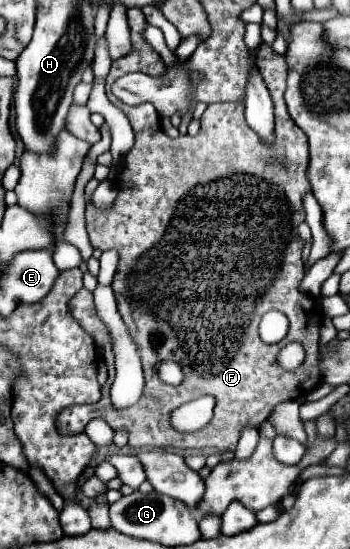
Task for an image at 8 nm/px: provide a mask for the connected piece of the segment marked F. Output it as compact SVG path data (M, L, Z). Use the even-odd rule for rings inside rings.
M261 44L259 46L259 52L255 54L255 64L257 68L261 68L261 76L271 92L271 98L273 98L273 104L275 104L275 132L277 132L277 140L274 140L272 147L263 146L261 140L257 138L257 134L247 126L245 122L245 116L243 116L243 104L231 104L231 102L219 102L219 104L209 104L207 110L203 112L203 118L201 118L201 130L195 138L191 136L179 136L179 138L169 138L163 130L161 130L161 124L159 124L159 116L157 116L157 110L153 108L153 104L139 104L139 106L127 106L123 104L119 98L115 98L109 88L111 88L111 80L107 80L107 96L111 100L111 104L115 104L117 108L121 108L125 112L125 116L129 118L131 126L133 126L133 132L135 132L135 144L133 148L127 152L127 156L123 158L123 172L119 174L119 178L115 180L115 186L119 190L119 196L115 200L115 204L101 212L93 206L87 206L87 212L85 212L85 218L87 218L87 232L89 232L89 240L91 240L91 246L93 248L99 248L99 250L117 250L119 252L119 266L117 266L117 272L115 272L115 278L113 278L113 292L117 300L118 311L121 312L123 318L131 316L133 318L133 324L129 324L129 332L131 336L135 336L135 344L139 344L139 358L143 360L143 374L145 374L145 388L143 388L143 396L139 398L139 404L133 404L131 408L111 408L111 398L109 398L109 390L115 379L114 368L114 351L112 346L112 339L104 328L104 334L102 335L102 324L99 325L99 316L95 312L95 304L93 304L93 298L91 298L91 292L81 288L73 298L70 300L70 311L72 316L79 322L93 338L95 338L96 345L101 344L105 348L103 360L108 369L108 380L105 386L101 388L103 390L103 398L97 402L97 404L89 404L89 406L71 406L71 408L65 408L63 412L59 412L57 416L57 428L59 428L59 434L79 434L85 430L85 426L95 420L95 418L103 418L113 430L125 430L129 434L129 446L131 448L207 448L207 446L213 446L213 448L219 448L219 450L235 450L237 446L237 440L239 440L239 432L243 426L247 424L253 424L253 426L259 426L271 412L271 408L275 408L275 404L281 404L281 402L287 402L287 400L297 400L299 396L305 396L309 394L319 382L321 382L321 370L319 370L319 330L321 330L321 310L311 310L311 298L301 292L301 302L299 302L299 282L303 280L305 272L303 272L303 260L301 260L301 250L305 246L305 242L301 240L299 232L297 232L297 226L301 222L305 222L305 212L303 212L303 196L311 190L311 184L307 180L307 156L309 156L308 141L305 133L295 124L289 112L287 112L287 106L283 102L283 92L285 92L285 80L287 80L287 64L285 64L285 56L281 54L275 54L273 48L269 44ZM271 310L279 310L283 312L287 318L289 318L289 332L287 336L277 342L277 344L265 344L261 342L259 338L259 320L265 312L271 312ZM291 342L299 342L305 350L305 360L303 360L303 368L295 368L295 370L285 370L279 366L277 362L277 354L281 348L285 348L287 344ZM165 360L173 360L181 366L183 370L183 382L179 386L167 386L165 382L159 380L159 374L157 374L157 368L159 368L159 362L165 362ZM205 394L211 394L215 396L217 404L215 404L215 416L211 418L211 422L199 430L199 432L193 432L193 434L181 434L177 430L171 428L169 424L169 412L173 408L179 408L181 404L189 402L189 400L195 400L199 396L205 396Z

